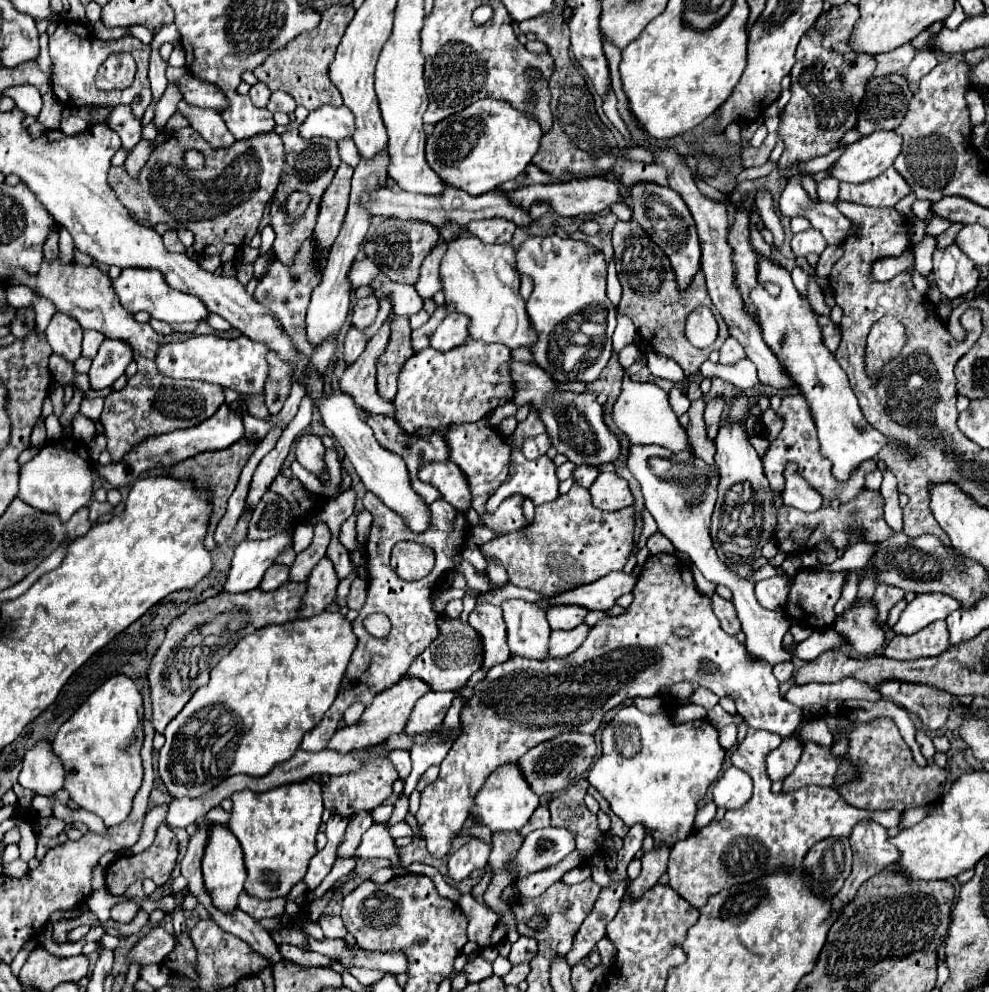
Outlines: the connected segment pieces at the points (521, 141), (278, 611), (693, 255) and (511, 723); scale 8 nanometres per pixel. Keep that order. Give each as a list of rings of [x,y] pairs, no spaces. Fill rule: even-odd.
[[[483,99],[435,125],[435,131],[431,133],[431,137],[427,135],[425,159],[429,167],[441,177],[443,183],[463,189],[469,195],[483,195],[491,189],[497,189],[501,183],[515,179],[531,163],[533,155],[539,149],[541,137],[543,133],[535,119],[527,119],[525,113],[513,109],[507,101],[503,103],[495,99]]]
[[[285,583],[277,591],[263,593],[261,589],[251,589],[237,595],[217,595],[195,607],[187,609],[167,627],[167,635],[159,645],[155,657],[149,663],[147,679],[153,701],[153,727],[157,733],[163,733],[171,719],[183,709],[183,703],[209,681],[211,669],[227,655],[239,639],[261,629],[265,625],[281,625],[297,619],[301,607],[301,597],[305,593],[305,583]]]
[[[655,183],[633,185],[631,199],[633,199],[633,219],[639,221],[639,225],[651,235],[651,239],[655,239],[655,243],[665,251],[675,271],[677,287],[679,291],[685,291],[701,267],[701,261],[699,261],[701,247],[699,247],[697,231],[695,231],[695,221],[691,219],[687,205],[683,203],[683,199],[679,199],[677,191],[655,185]]]
[[[663,553],[651,555],[651,557],[647,559],[647,563],[645,563],[641,575],[639,575],[639,581],[637,581],[637,585],[635,585],[635,589],[633,589],[633,595],[635,595],[635,599],[633,599],[633,603],[625,609],[625,613],[621,613],[621,615],[617,615],[617,617],[601,619],[597,625],[593,625],[593,627],[589,629],[587,639],[585,639],[585,641],[577,647],[577,651],[573,651],[571,655],[561,657],[561,659],[543,659],[543,661],[535,661],[535,659],[527,659],[527,657],[507,659],[505,663],[499,663],[499,665],[491,667],[491,671],[487,671],[487,675],[483,677],[483,681],[479,681],[479,683],[475,685],[473,695],[467,697],[467,699],[463,701],[461,711],[459,711],[459,719],[461,719],[461,723],[463,723],[463,735],[457,737],[457,741],[453,743],[451,751],[449,751],[447,757],[443,759],[439,777],[437,777],[433,783],[429,783],[429,785],[421,791],[421,807],[419,807],[417,815],[415,815],[415,819],[417,819],[417,825],[419,825],[421,833],[423,833],[423,837],[425,837],[427,851],[429,851],[431,857],[437,857],[437,859],[439,859],[439,857],[445,857],[445,855],[449,853],[451,841],[459,835],[459,831],[461,831],[465,819],[469,817],[469,809],[471,809],[471,805],[473,805],[475,793],[477,793],[479,787],[485,783],[485,779],[491,775],[491,771],[495,771],[495,767],[501,767],[503,763],[517,763],[519,757],[523,757],[523,751],[529,751],[531,747],[543,743],[543,741],[547,741],[547,739],[551,739],[551,737],[555,737],[555,735],[559,735],[559,733],[567,733],[567,731],[595,733],[595,731],[599,729],[599,725],[601,725],[601,719],[603,719],[603,713],[605,713],[605,711],[617,707],[617,705],[623,703],[625,699],[631,701],[635,695],[653,697],[653,695],[659,695],[659,691],[661,691],[663,687],[671,687],[671,685],[675,685],[675,683],[679,683],[679,681],[693,681],[695,685],[701,685],[701,687],[711,689],[717,697],[729,697],[729,699],[733,699],[733,701],[737,703],[737,713],[743,717],[743,721],[745,721],[749,727],[753,727],[753,729],[765,729],[765,731],[777,733],[777,735],[781,735],[783,739],[793,735],[793,731],[797,729],[797,725],[803,721],[801,707],[797,707],[797,705],[793,705],[793,703],[789,703],[787,699],[781,697],[781,693],[779,693],[779,681],[777,681],[775,675],[771,673],[773,667],[771,667],[769,663],[763,663],[763,661],[757,661],[757,659],[749,657],[747,651],[745,651],[745,647],[743,647],[743,643],[739,643],[735,637],[727,635],[727,633],[721,629],[719,619],[717,619],[715,613],[711,611],[711,599],[705,597],[705,595],[701,595],[701,593],[697,591],[695,581],[693,581],[693,573],[691,573],[691,569],[689,569],[687,563],[679,561],[675,555],[663,555]],[[675,627],[689,627],[689,629],[691,629],[691,637],[689,637],[689,639],[677,639],[677,637],[673,635],[673,629],[675,629]]]

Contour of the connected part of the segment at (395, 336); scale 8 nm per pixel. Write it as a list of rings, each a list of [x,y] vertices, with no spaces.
[[[391,317],[391,335],[385,351],[379,355],[377,363],[377,389],[387,401],[393,401],[397,391],[397,377],[403,363],[413,355],[411,349],[411,327],[409,317]]]

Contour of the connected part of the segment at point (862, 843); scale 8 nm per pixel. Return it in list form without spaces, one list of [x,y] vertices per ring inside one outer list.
[[[875,821],[857,823],[849,841],[853,849],[853,871],[839,895],[833,899],[833,911],[843,909],[869,877],[877,875],[885,867],[893,867],[901,855],[895,845],[887,843],[887,829]]]

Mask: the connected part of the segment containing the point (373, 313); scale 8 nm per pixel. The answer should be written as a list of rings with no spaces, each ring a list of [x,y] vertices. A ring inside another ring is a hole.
[[[365,297],[365,299],[357,299],[355,307],[353,307],[353,319],[351,325],[357,329],[365,329],[369,327],[375,317],[377,317],[377,309],[379,309],[379,301],[375,297]]]

